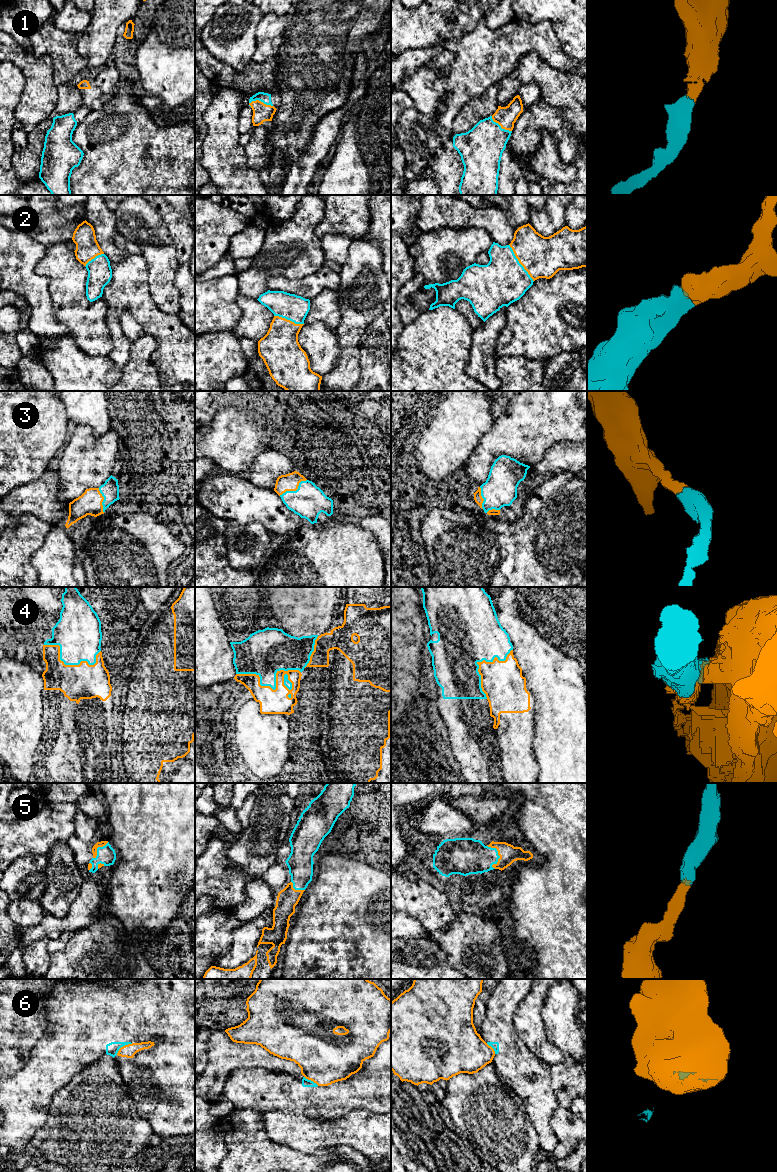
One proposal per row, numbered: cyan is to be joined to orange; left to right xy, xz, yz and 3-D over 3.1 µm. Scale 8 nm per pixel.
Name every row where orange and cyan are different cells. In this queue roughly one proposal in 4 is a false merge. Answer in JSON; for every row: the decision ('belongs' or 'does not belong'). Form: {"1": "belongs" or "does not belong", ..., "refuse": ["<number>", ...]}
{"1": "belongs", "2": "belongs", "3": "belongs", "4": "does not belong", "5": "belongs", "6": "does not belong", "refuse": ["4", "6"]}

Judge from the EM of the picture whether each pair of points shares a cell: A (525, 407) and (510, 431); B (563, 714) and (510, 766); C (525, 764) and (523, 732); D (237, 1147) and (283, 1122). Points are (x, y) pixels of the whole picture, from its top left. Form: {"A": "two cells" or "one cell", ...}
{"A": "one cell", "B": "two cells", "C": "one cell", "D": "two cells"}

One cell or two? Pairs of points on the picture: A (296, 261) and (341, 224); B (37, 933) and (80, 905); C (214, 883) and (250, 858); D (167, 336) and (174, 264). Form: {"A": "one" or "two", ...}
{"A": "two", "B": "one", "C": "two", "D": "two"}

